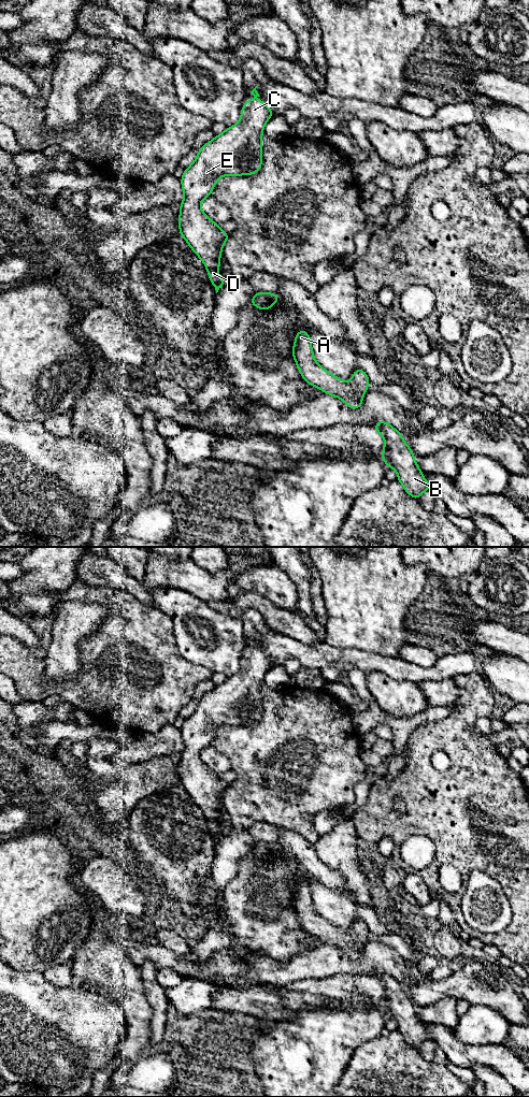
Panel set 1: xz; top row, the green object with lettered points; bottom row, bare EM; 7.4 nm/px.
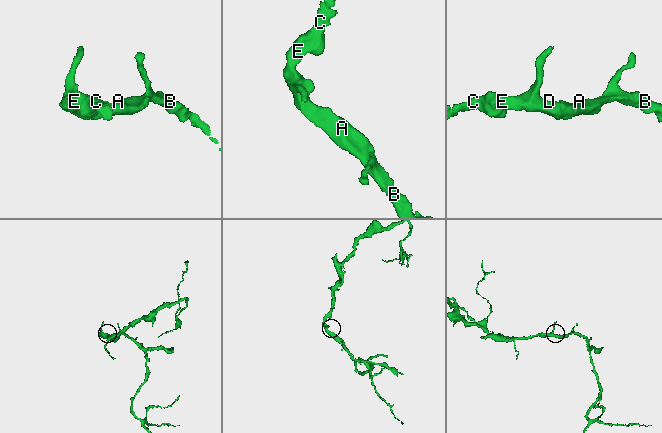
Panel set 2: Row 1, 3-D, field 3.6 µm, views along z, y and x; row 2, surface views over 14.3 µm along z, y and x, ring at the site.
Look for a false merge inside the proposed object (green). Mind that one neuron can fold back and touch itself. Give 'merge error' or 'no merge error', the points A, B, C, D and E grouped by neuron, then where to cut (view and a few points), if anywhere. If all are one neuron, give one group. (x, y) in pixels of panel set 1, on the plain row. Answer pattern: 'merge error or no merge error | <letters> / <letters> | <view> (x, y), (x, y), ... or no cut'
no merge error | A B C D E | no cut

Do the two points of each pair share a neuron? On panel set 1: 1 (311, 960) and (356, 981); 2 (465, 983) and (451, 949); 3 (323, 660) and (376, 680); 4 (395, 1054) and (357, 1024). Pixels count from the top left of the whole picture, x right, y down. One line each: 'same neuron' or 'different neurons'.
1: different neurons
2: different neurons
3: different neurons
4: different neurons

